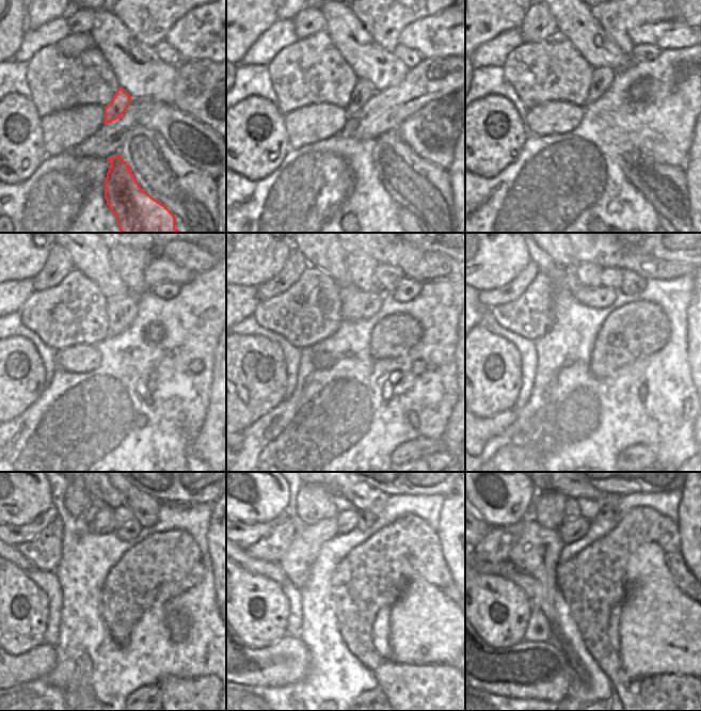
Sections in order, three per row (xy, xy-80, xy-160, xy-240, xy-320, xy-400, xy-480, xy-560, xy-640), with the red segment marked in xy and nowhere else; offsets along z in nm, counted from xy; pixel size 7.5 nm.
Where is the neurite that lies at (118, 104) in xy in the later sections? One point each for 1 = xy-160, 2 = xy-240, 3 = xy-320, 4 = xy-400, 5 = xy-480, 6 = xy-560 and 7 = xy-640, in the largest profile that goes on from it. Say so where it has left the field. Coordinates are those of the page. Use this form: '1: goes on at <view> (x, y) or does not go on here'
1: goes on at xy-160 (602, 77)
2: goes on at xy-240 (121, 312)
3: goes on at xy-320 (356, 305)
4: goes on at xy-400 (602, 297)
5: goes on at xy-480 (129, 531)
6: goes on at xy-560 (366, 520)
7: goes on at xy-640 (605, 512)

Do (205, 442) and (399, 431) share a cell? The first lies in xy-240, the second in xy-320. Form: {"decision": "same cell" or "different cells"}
{"decision": "different cells"}

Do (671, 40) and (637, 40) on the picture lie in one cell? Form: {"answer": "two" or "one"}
{"answer": "one"}

